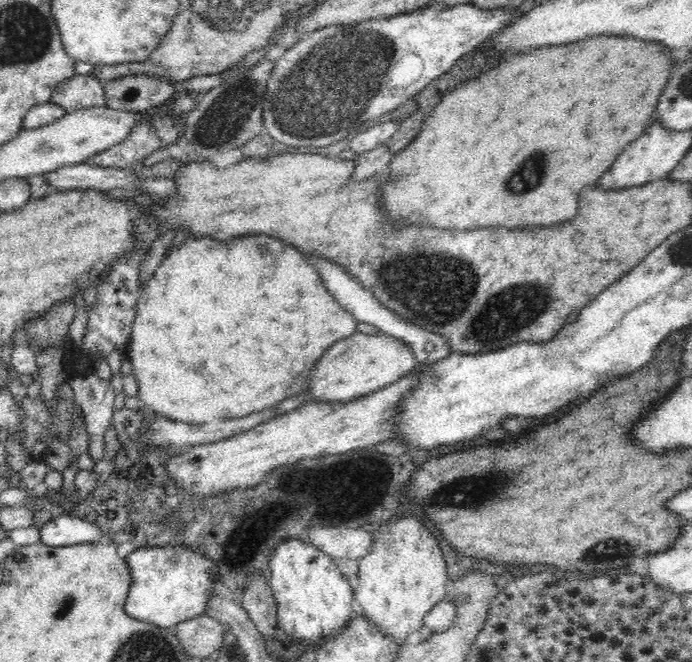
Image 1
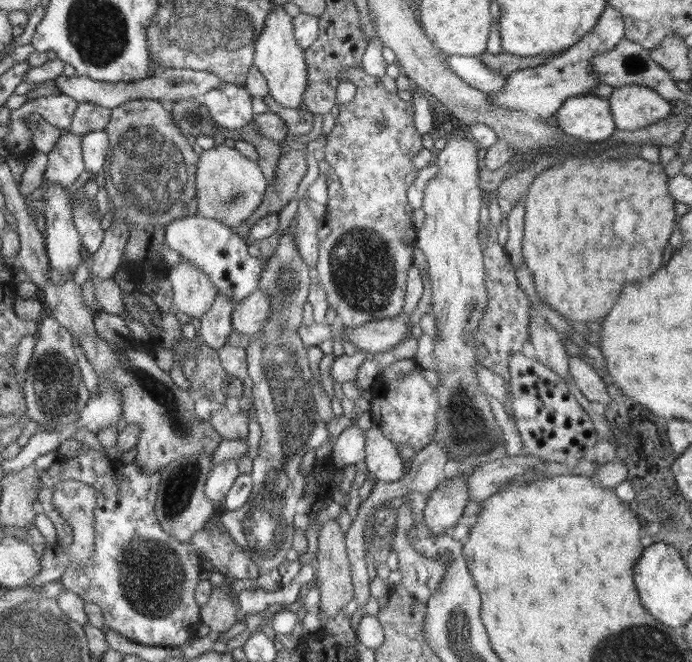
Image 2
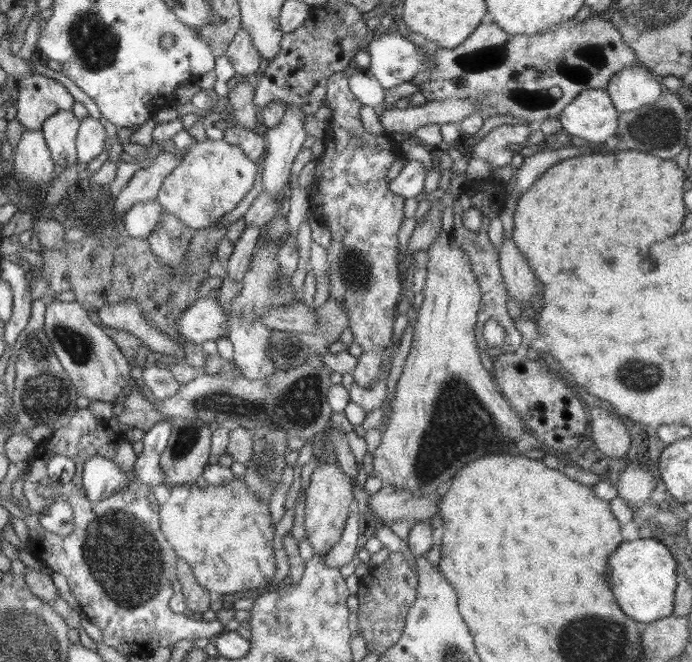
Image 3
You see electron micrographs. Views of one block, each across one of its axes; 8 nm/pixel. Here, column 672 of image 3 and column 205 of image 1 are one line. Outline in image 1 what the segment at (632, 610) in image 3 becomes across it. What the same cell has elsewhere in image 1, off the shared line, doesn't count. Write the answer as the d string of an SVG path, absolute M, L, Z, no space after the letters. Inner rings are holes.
M174 544L139 548L125 556L132 582L124 612L142 622L170 628L179 622L205 614L209 596L214 594L215 562L190 546Z

